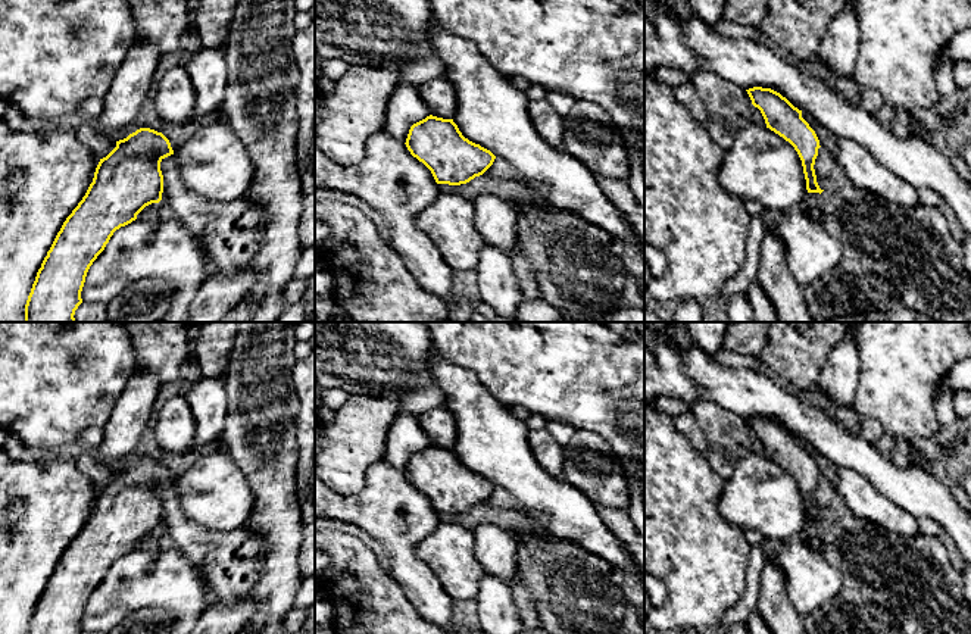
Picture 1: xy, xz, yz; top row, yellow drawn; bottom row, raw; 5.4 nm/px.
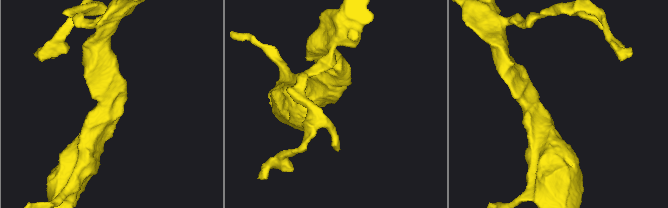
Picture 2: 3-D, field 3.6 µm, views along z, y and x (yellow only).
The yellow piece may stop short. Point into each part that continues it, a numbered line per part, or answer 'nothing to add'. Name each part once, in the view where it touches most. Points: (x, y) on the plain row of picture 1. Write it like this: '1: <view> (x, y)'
nothing to add

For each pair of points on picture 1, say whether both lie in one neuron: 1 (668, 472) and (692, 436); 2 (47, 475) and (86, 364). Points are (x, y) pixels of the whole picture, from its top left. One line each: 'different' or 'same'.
1: different
2: different

